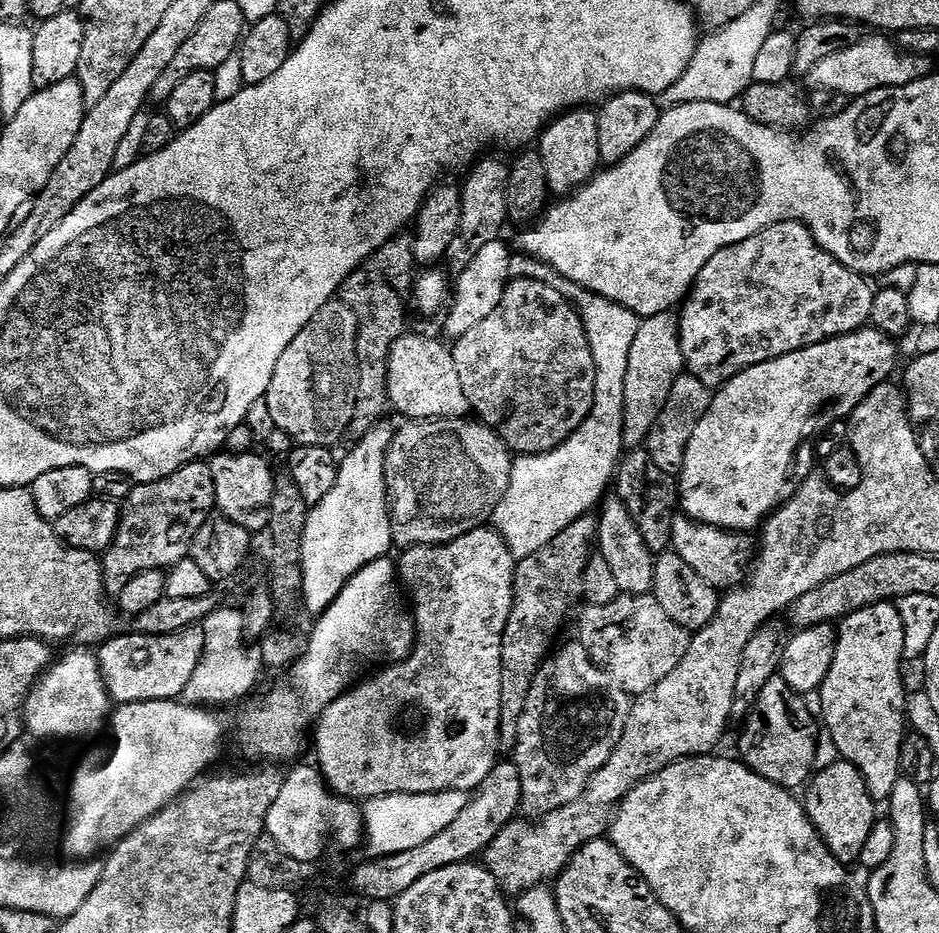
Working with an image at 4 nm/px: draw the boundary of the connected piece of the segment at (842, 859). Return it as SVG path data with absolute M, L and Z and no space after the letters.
M839 758L832 766L813 775L804 794L804 811L808 813L820 841L830 850L830 854L834 854L838 863L855 865L862 854L862 846L866 846L866 838L870 838L870 830L878 819L877 801L872 799L870 790L866 790L866 782L860 771L849 760Z

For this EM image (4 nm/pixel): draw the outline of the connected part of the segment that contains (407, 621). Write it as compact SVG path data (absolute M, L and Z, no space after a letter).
M391 559L370 562L358 574L354 574L346 582L342 594L324 611L315 617L312 637L308 640L308 649L303 649L302 655L291 665L290 673L296 680L300 680L300 696L292 688L272 688L268 697L252 712L252 721L244 728L244 744L256 756L265 756L265 761L280 762L278 760L295 761L300 747L304 744L304 727L311 725L314 718L319 717L322 709L330 706L339 696L343 696L353 687L357 678L363 677L369 670L388 662L399 662L412 653L416 644L416 622L409 605L406 603L405 593L402 591L398 568Z

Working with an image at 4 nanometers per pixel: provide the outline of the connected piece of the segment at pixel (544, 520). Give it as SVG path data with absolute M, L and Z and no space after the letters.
M513 254L510 258L510 281L533 280L534 282L546 282L546 286L554 286L558 294L562 294L580 316L582 326L586 330L586 338L590 342L590 350L594 354L594 366L596 367L596 389L594 390L594 406L590 414L554 450L544 452L540 456L517 455L512 462L510 470L510 482L503 498L492 511L491 527L499 532L500 537L506 542L506 546L512 551L517 561L522 561L530 554L542 550L558 534L566 530L579 516L589 515L601 503L605 497L607 488L613 483L617 475L618 465L622 460L624 446L624 403L626 402L626 370L630 367L630 350L634 347L634 338L640 329L641 317L635 316L626 306L618 302L610 302L601 296L595 296L590 290L578 286L578 282L570 282L558 270L554 270L546 262L542 262L533 256Z

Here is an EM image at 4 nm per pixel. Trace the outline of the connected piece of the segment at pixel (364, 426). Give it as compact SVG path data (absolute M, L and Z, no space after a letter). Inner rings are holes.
M361 266L349 274L342 282L339 299L356 311L356 353L358 354L358 402L354 410L352 424L347 435L359 438L368 433L374 425L385 419L384 415L392 408L388 389L388 363L392 344L405 335L405 297L380 272L376 266ZM372 267L372 268L368 268Z

